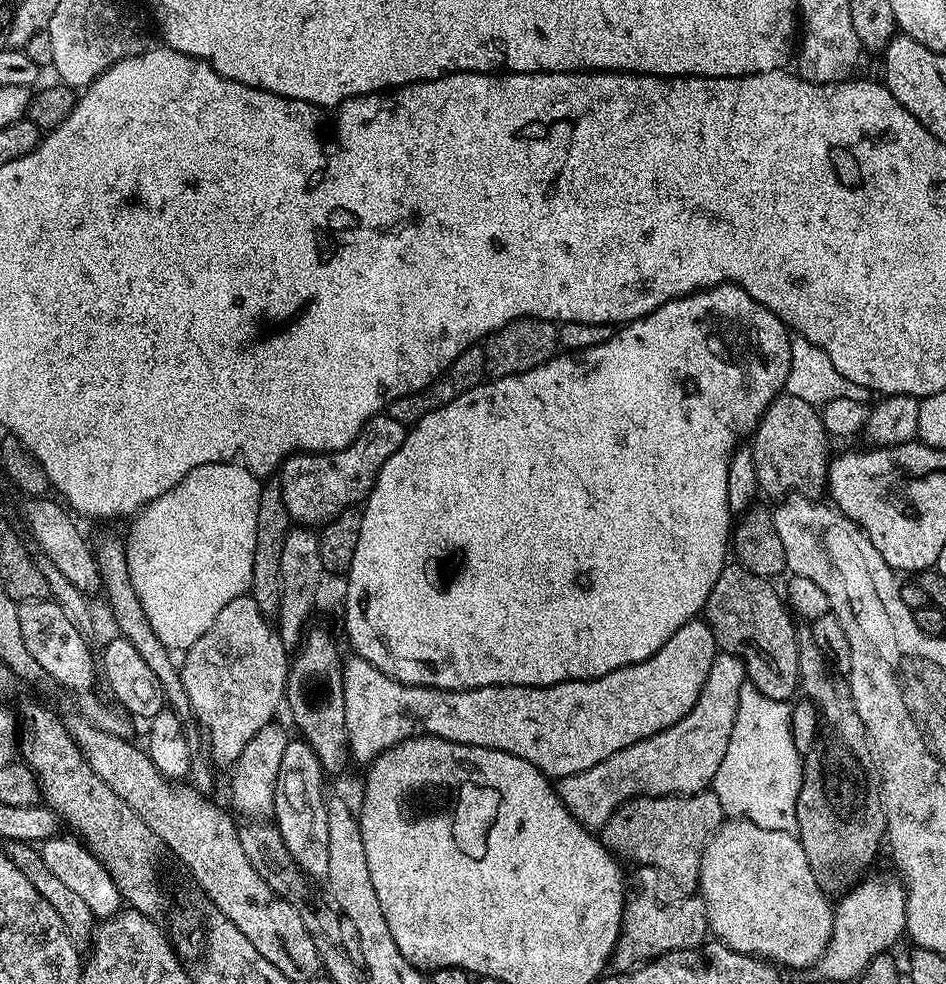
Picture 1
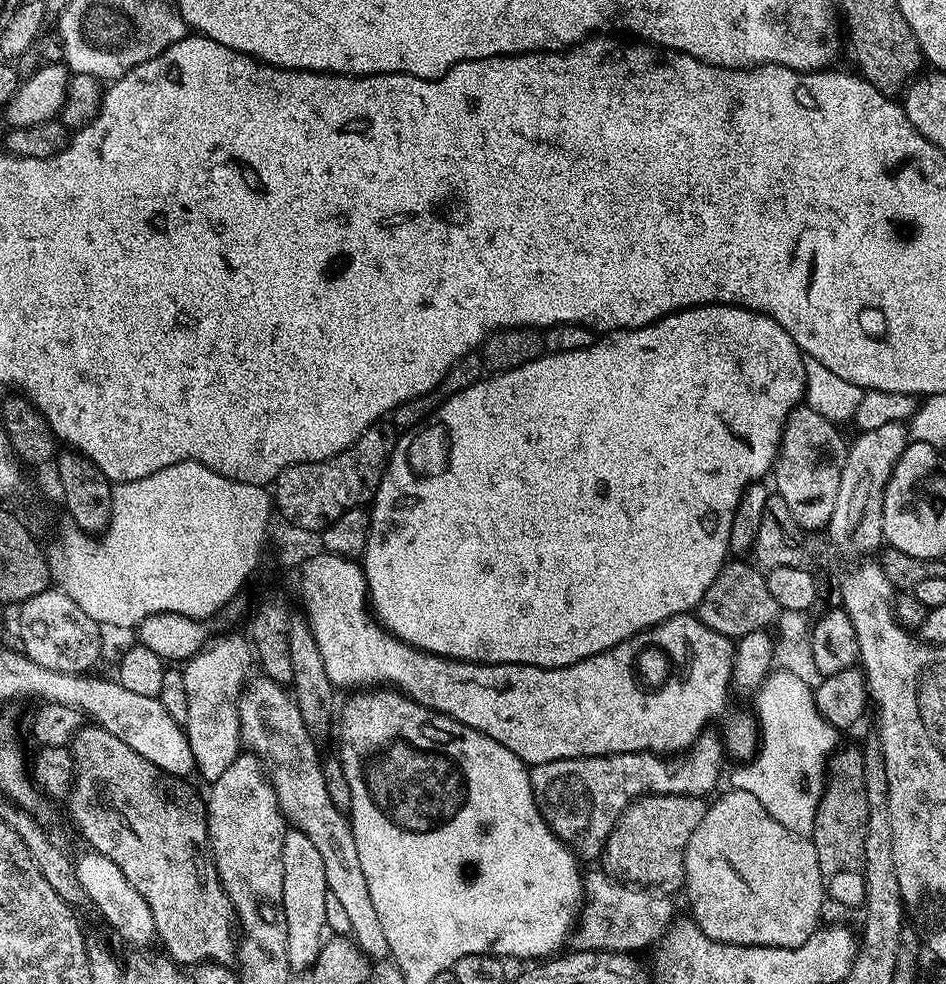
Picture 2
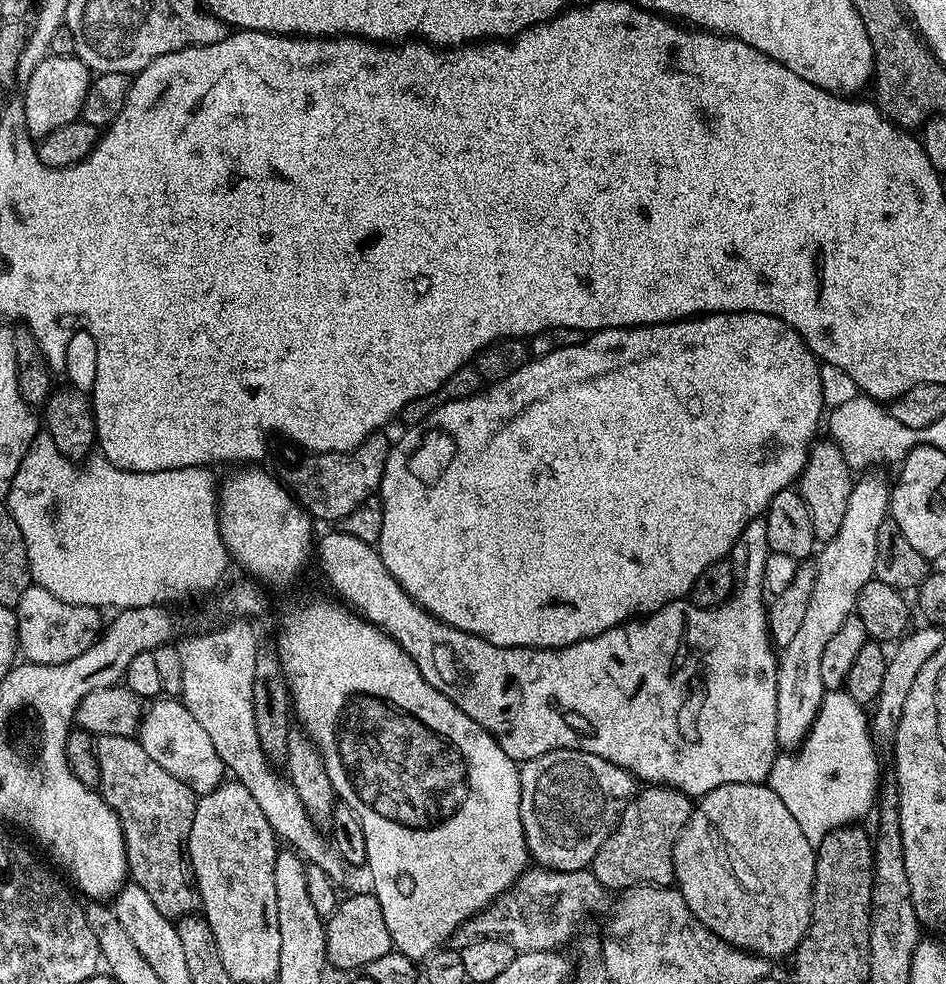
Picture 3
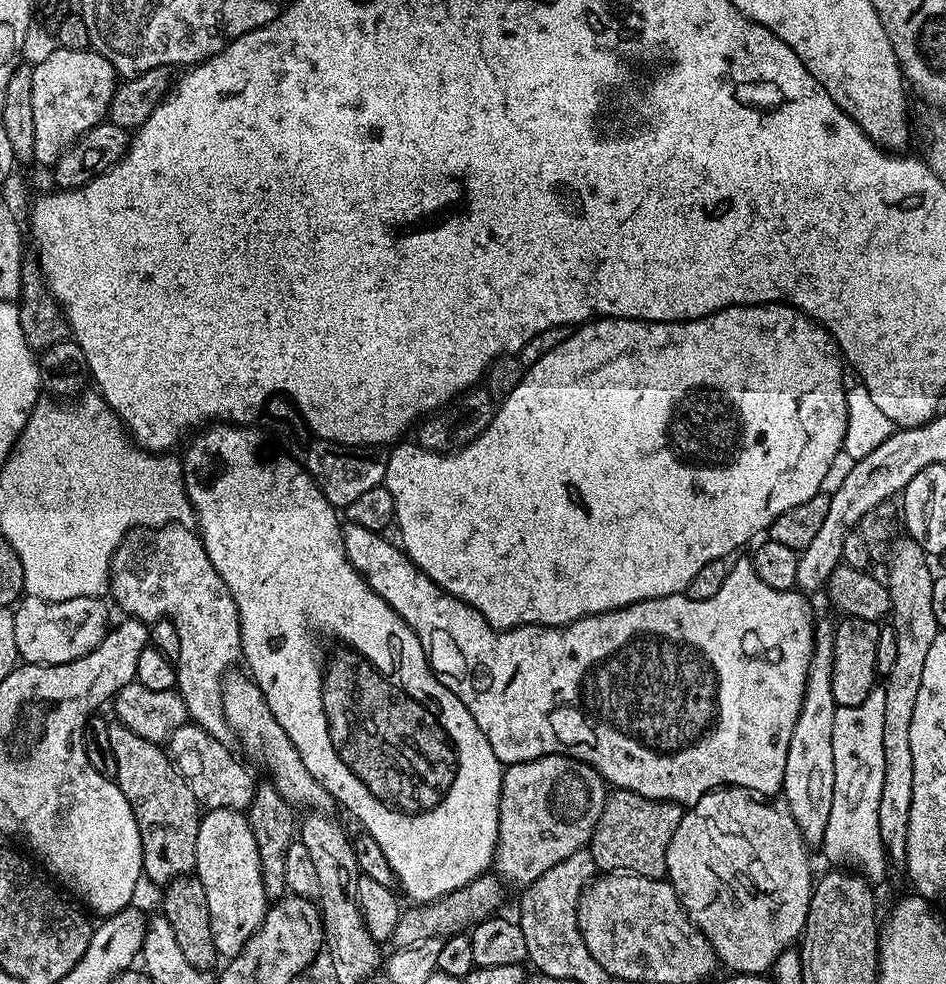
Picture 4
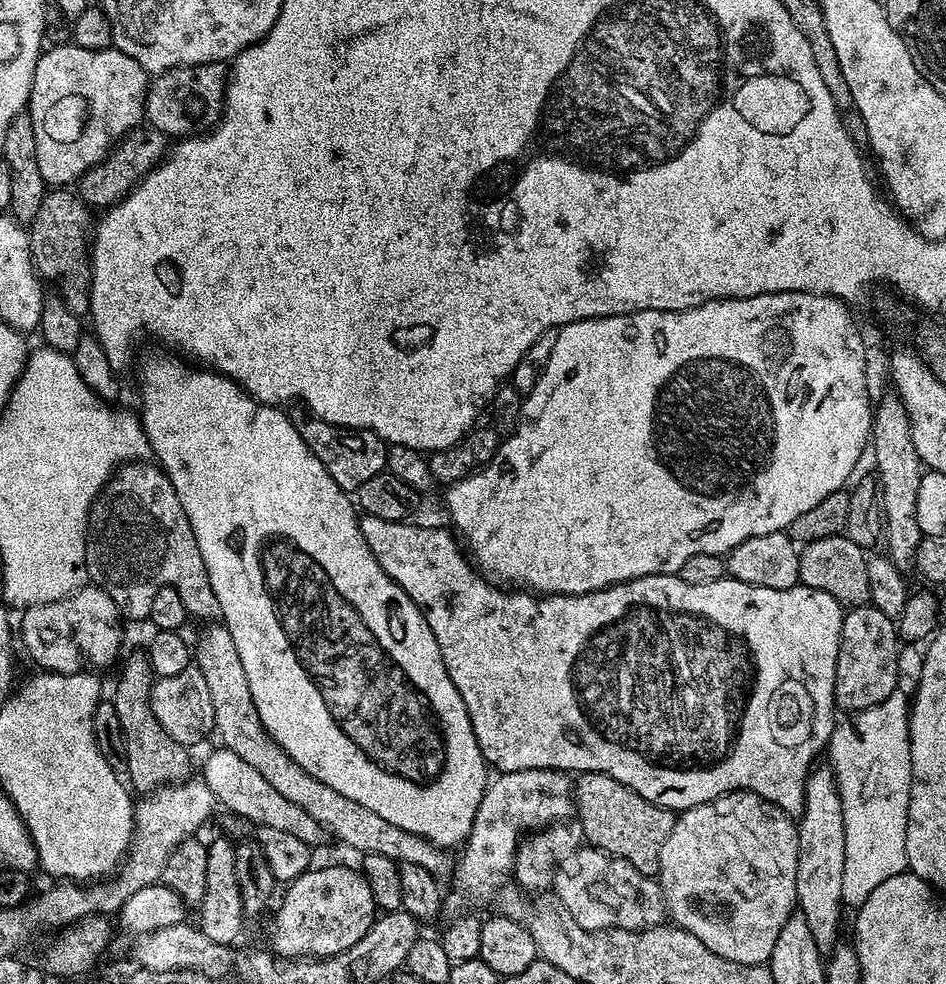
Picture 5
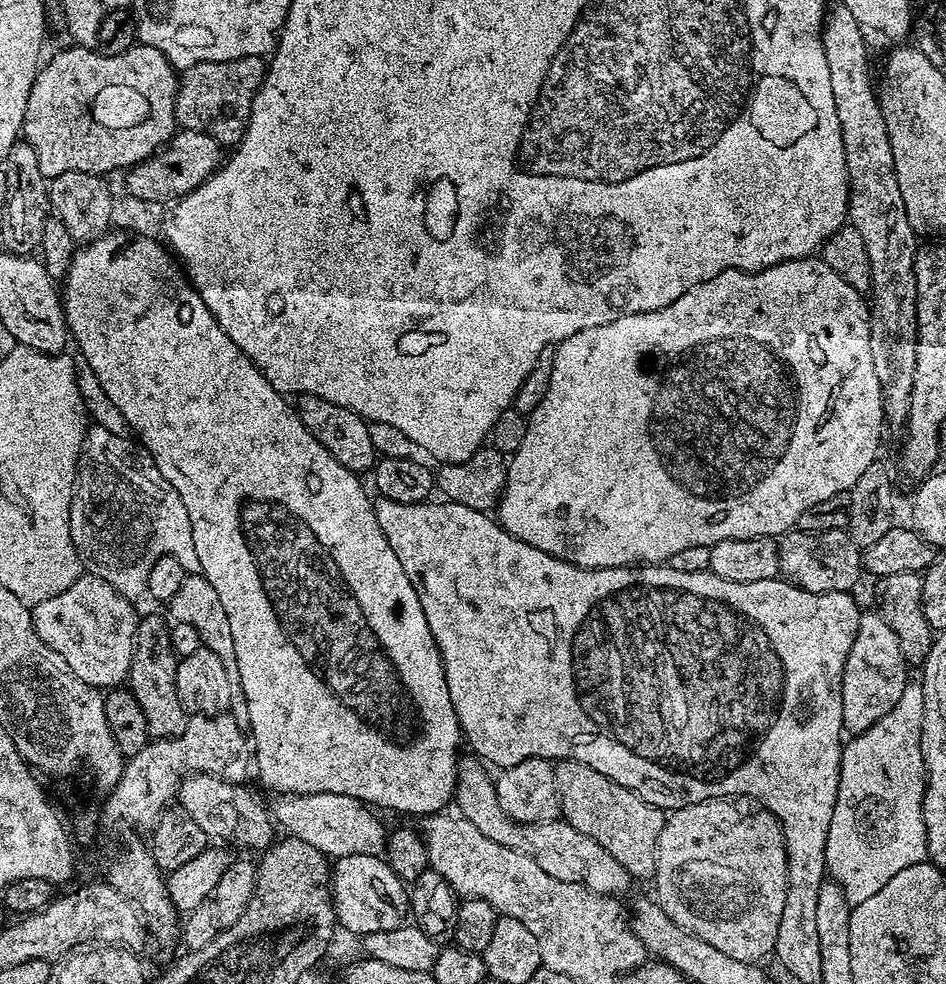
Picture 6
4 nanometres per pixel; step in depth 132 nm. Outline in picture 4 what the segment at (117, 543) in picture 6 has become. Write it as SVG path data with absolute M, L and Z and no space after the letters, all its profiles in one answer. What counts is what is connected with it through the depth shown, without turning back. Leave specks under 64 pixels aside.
M180 522L165 524L162 528L153 528L143 534L129 534L114 550L110 562L110 579L108 579L110 596L116 599L123 615L145 622L155 622L165 618L171 620L174 630L178 630L180 658L176 664L176 686L182 702L186 702L188 719L203 732L219 737L228 732L228 723L222 714L222 690L220 684L224 675L233 667L235 660L241 659L240 619L234 598L222 582L214 562L204 549L204 542L195 531L192 532Z

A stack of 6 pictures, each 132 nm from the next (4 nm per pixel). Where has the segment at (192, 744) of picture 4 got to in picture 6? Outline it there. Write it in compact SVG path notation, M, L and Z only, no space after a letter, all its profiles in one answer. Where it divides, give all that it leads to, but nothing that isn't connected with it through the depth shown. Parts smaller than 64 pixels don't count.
M319 792L318 794L284 794L279 797L280 800L276 804L276 812L274 808L274 820L277 825L280 824L285 829L287 835L298 838L302 842L310 842L310 846L314 846L318 850L322 850L325 856L335 858L338 856L349 856L350 854L370 854L371 856L380 856L386 848L386 828L384 832L384 824L375 816L377 813L373 811L369 805L363 800L355 800L346 794L326 794Z

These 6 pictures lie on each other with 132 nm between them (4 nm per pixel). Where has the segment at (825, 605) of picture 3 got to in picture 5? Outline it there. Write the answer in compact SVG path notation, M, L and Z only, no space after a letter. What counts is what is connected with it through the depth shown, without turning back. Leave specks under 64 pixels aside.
M813 767L808 774L804 787L804 811L798 817L798 870L796 871L796 902L798 911L806 918L806 926L810 926L810 934L814 934L814 942L821 954L831 953L840 936L840 915L846 912L842 898L842 874L846 868L846 830L842 822L842 802L840 791L836 786L836 774L831 767Z

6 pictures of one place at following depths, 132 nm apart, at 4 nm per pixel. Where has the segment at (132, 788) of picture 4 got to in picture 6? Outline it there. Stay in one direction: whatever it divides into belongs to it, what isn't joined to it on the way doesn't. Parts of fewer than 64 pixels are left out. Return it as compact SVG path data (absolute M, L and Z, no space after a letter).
M144 615L137 619L136 641L126 681L127 687L131 689L146 716L148 734L152 738L180 736L182 730L186 730L190 715L188 709L178 698L178 686L176 685L178 657L170 642L169 621L165 620L160 616Z

